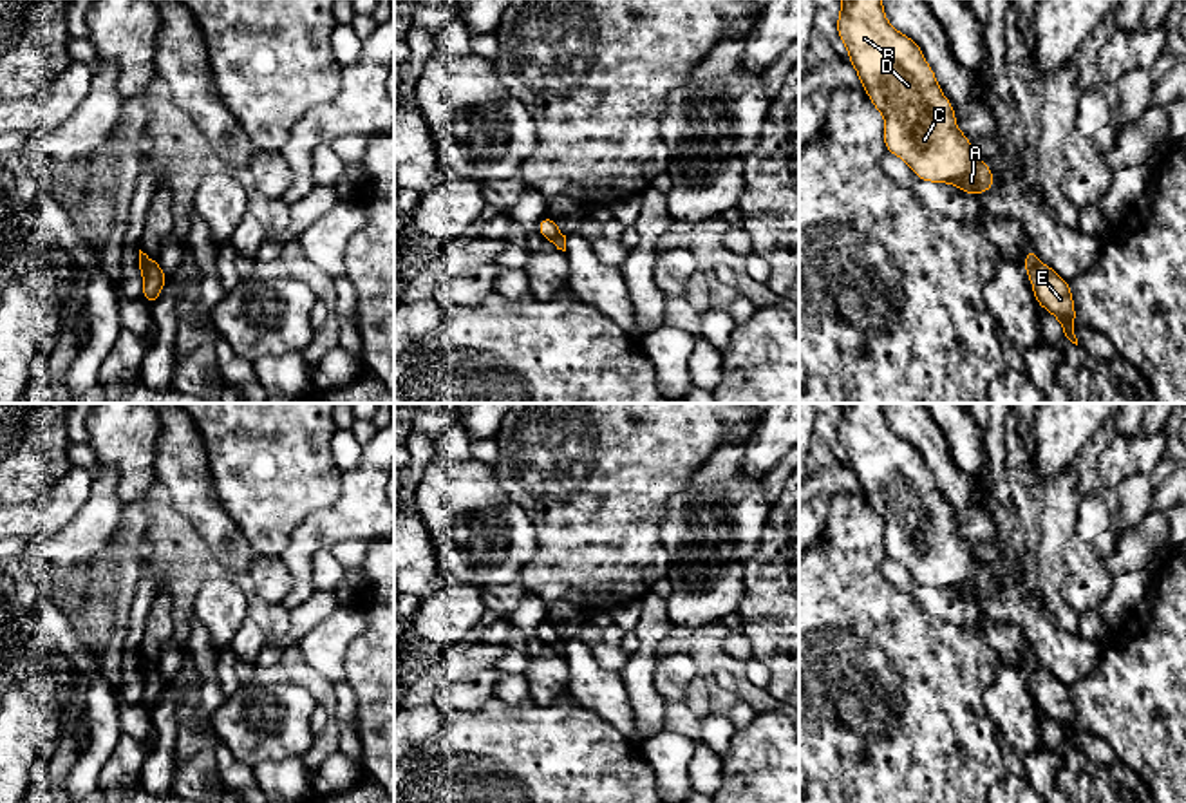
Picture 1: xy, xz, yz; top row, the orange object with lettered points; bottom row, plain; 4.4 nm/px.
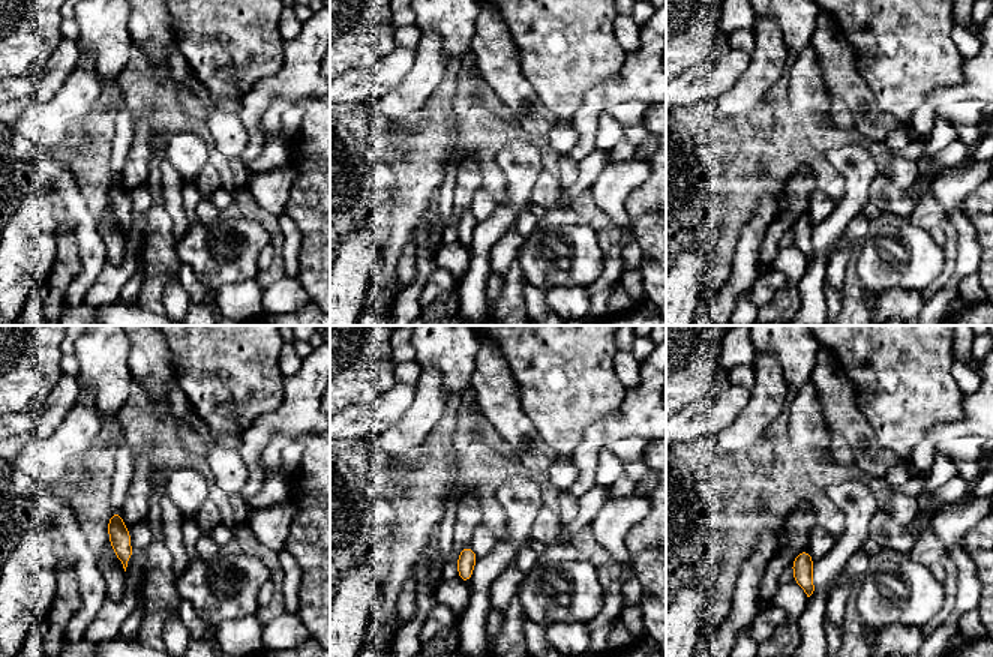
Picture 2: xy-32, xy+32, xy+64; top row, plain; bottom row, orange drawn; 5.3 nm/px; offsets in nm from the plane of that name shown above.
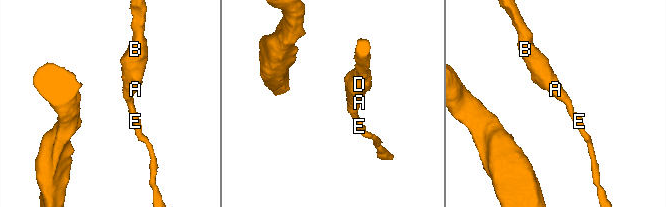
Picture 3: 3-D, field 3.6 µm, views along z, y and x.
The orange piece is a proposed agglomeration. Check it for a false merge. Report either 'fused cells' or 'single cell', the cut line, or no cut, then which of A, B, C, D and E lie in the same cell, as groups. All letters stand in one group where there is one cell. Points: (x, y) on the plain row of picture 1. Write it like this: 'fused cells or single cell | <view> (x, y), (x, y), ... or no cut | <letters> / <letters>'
single cell | no cut | A B C D E

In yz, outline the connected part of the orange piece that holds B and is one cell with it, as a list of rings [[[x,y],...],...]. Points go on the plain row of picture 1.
[[[842,403],[837,441],[886,524],[888,557],[904,564],[922,586],[955,590],[971,600],[993,595],[994,581],[956,534],[955,514],[920,450],[886,425],[882,403]]]

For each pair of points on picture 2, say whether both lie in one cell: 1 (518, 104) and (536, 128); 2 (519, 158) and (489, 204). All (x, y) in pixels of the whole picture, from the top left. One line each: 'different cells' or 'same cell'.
1: same cell
2: different cells

